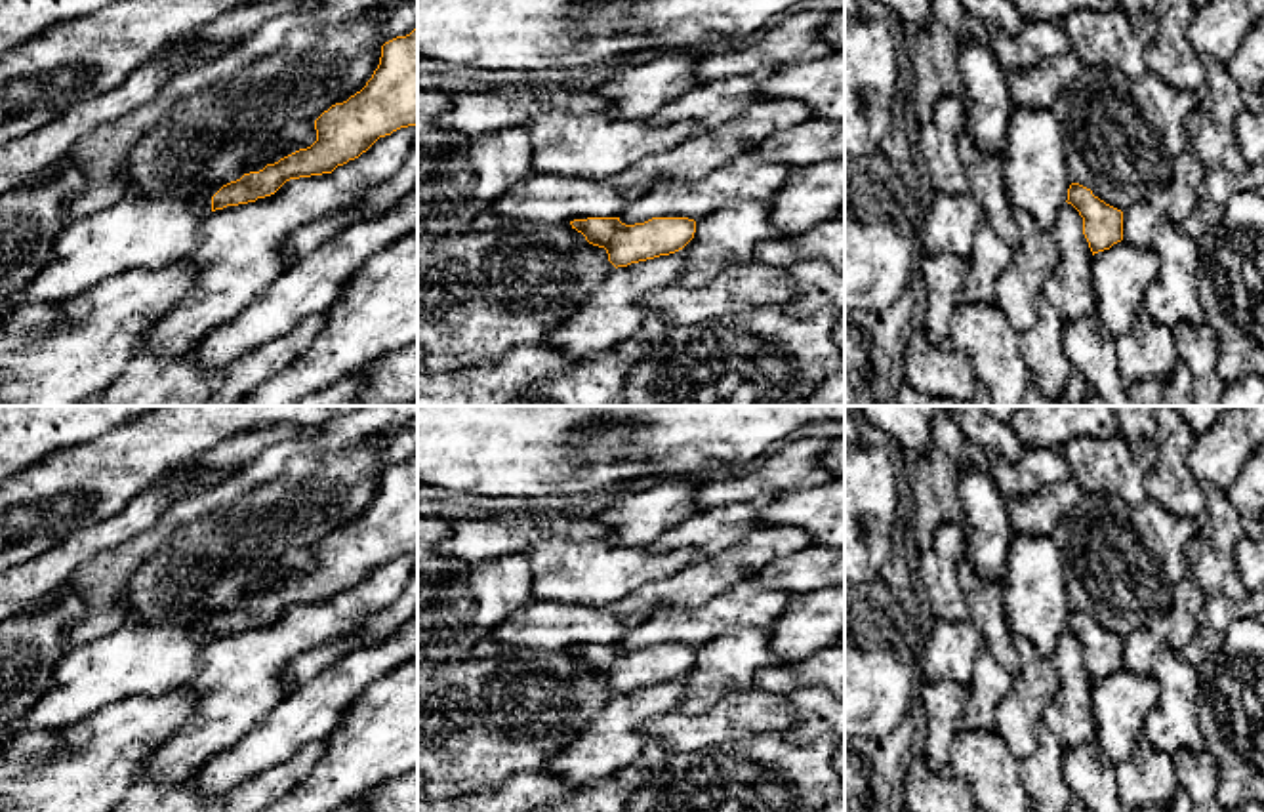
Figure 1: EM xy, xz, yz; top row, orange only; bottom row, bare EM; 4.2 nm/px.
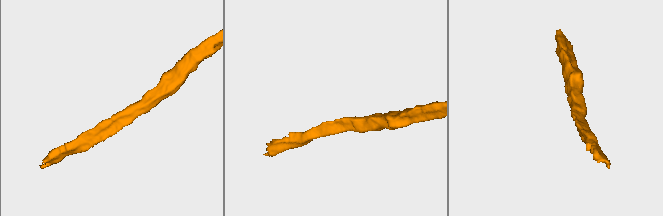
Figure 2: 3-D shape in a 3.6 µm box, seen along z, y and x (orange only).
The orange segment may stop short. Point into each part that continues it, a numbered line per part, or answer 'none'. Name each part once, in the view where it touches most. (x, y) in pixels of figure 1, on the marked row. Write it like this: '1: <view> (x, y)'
none

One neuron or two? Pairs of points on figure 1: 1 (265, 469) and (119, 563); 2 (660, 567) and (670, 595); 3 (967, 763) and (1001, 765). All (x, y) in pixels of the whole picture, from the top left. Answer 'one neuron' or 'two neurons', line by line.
1: one neuron
2: two neurons
3: one neuron

